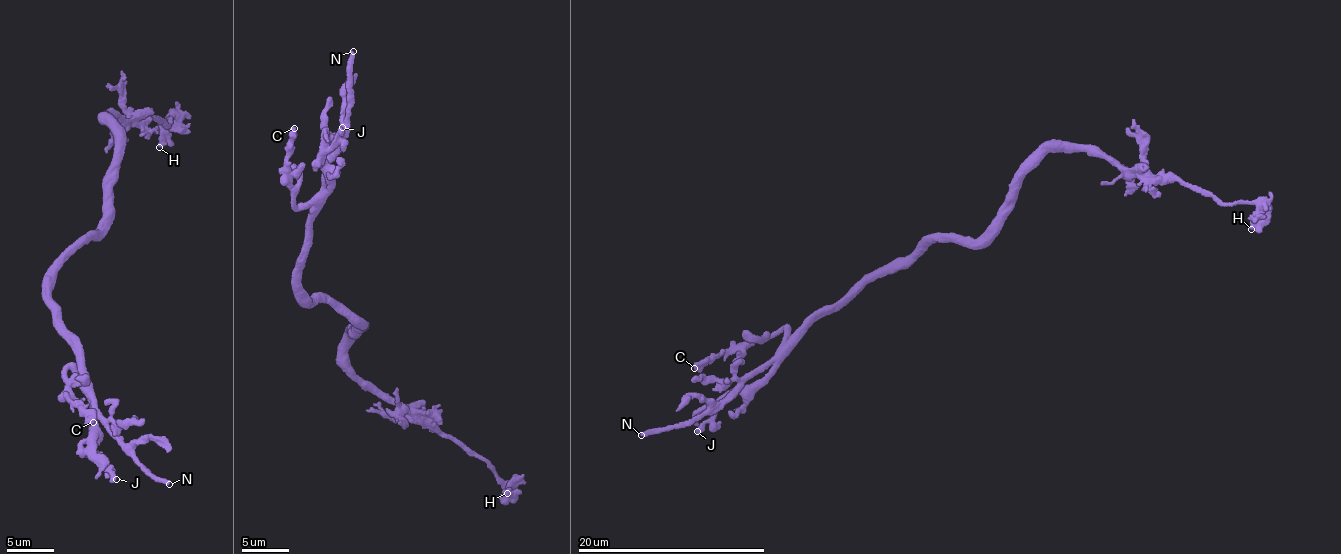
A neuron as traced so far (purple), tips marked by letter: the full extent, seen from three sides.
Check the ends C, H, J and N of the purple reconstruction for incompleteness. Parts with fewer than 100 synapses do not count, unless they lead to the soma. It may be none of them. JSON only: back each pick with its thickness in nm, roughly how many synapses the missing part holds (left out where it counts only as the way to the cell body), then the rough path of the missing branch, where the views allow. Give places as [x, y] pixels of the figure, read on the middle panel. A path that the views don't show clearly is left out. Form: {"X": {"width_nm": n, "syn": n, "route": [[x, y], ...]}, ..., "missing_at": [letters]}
{"N": {"width_nm": 340}, "missing_at": ["N"]}

